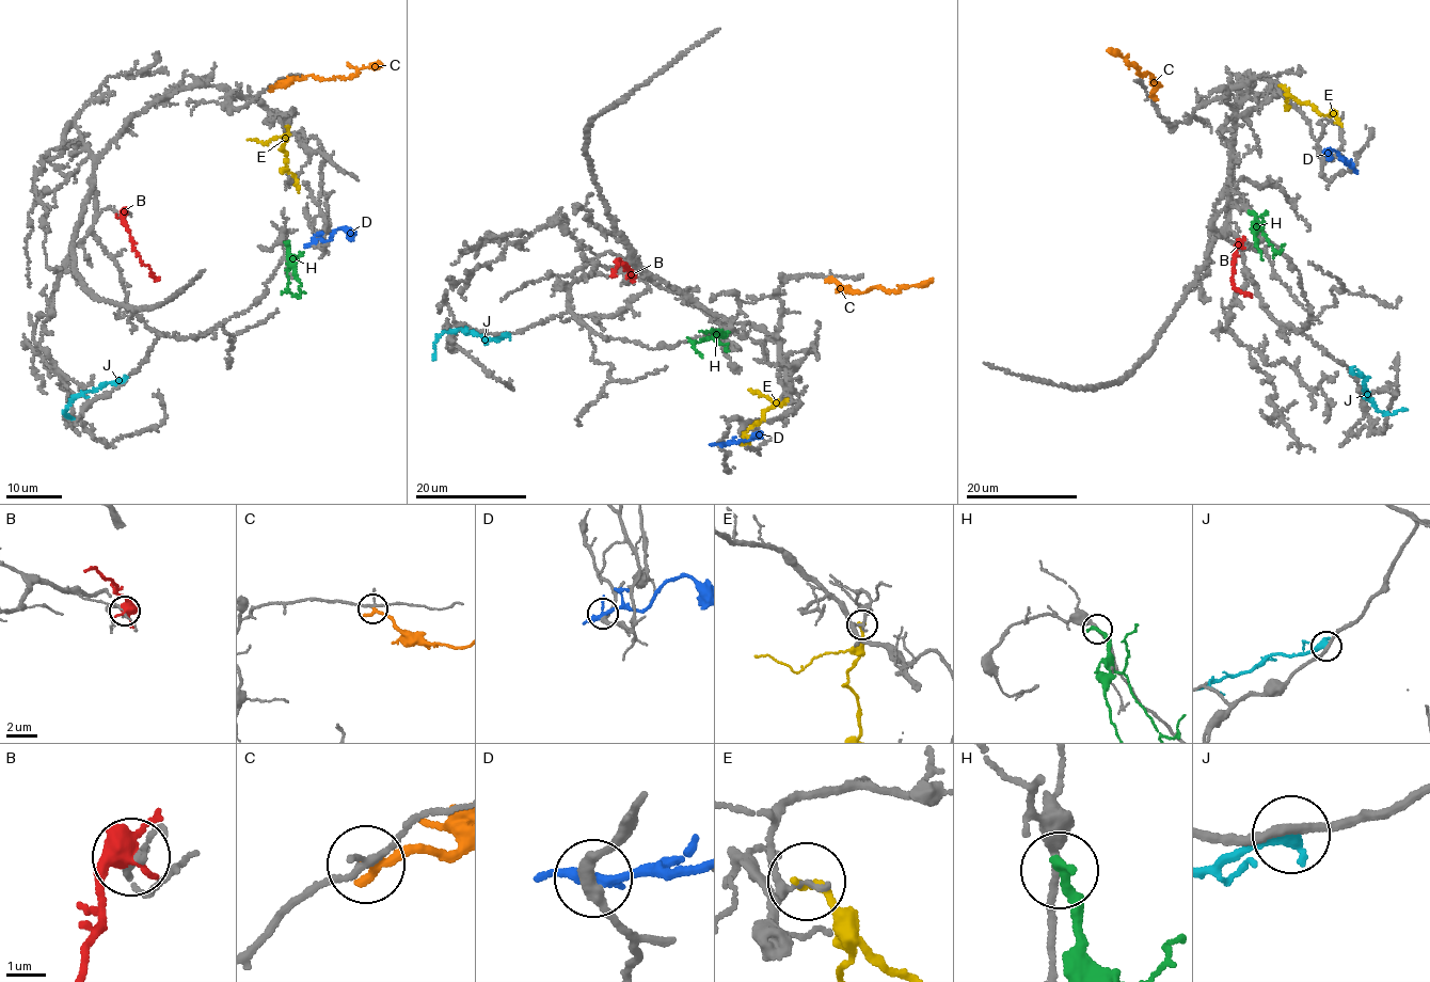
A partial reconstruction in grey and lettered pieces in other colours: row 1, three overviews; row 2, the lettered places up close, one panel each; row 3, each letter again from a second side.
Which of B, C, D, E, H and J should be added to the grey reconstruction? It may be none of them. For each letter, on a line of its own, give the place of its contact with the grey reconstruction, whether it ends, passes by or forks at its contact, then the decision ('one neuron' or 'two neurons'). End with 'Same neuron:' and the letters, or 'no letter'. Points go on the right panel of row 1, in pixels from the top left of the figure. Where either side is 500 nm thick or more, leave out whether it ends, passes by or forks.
B: contact (1240, 244); it passes by; two neurons
C: contact (1152, 96); it ends; two neurons
D: contact (1352, 167); it passes by; two neurons
E: contact (1282, 85); it ends; two neurons
H: contact (1252, 211); it ends; two neurons
J: contact (1350, 371); it ends; two neurons
Same neuron: no letter

